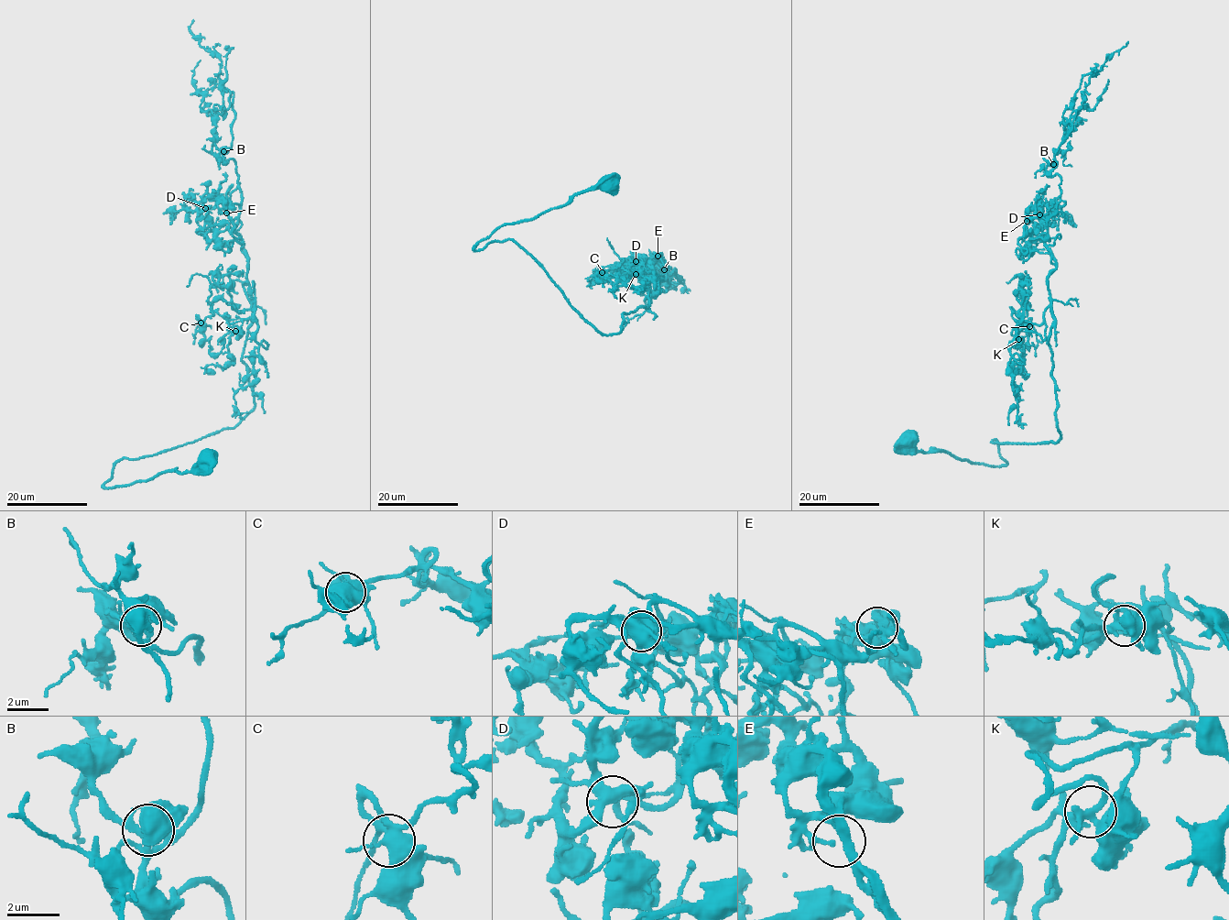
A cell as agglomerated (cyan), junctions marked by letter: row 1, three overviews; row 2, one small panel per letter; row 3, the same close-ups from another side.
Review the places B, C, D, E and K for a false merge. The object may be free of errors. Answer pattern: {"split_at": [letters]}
{"split_at": []}

